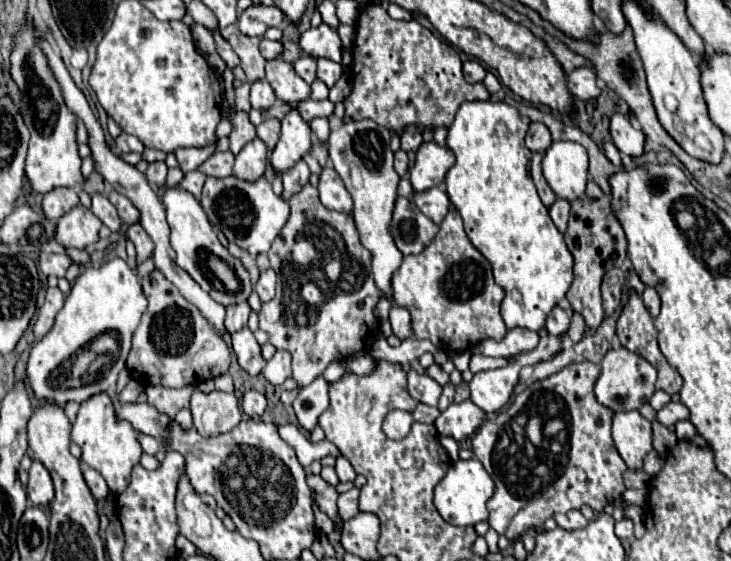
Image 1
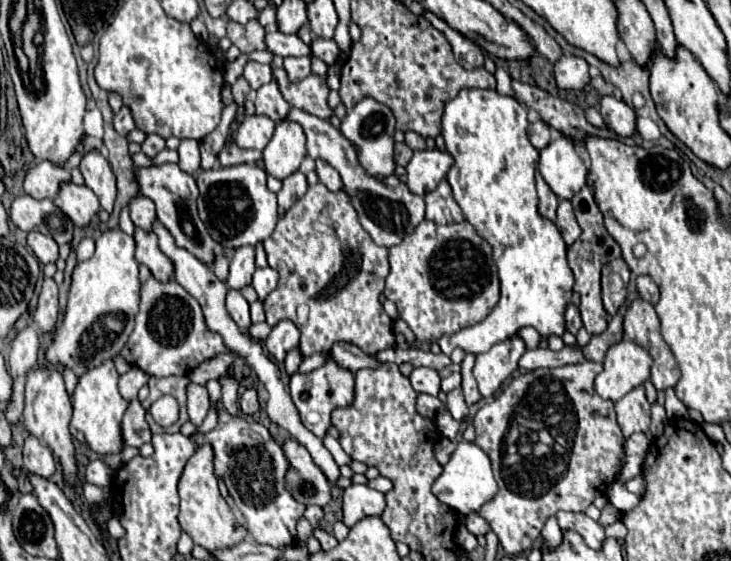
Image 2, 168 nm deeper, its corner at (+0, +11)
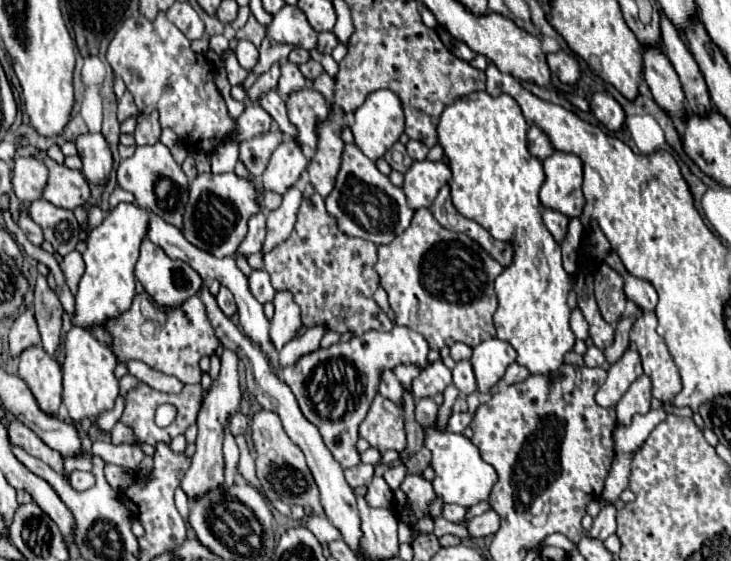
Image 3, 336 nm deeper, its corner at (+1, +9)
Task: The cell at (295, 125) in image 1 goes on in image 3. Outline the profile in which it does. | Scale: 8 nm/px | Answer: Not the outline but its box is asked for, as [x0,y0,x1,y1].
[262,137,308,195]

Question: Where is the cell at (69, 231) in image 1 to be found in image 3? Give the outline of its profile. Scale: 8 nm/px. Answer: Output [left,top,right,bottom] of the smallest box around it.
[36,151,90,211]

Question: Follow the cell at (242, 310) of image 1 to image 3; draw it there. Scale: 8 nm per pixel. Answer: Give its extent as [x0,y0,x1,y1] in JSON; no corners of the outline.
[236,211,266,259]

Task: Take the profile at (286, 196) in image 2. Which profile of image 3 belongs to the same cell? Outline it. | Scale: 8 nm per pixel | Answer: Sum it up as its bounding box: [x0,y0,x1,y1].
[262,187,302,253]

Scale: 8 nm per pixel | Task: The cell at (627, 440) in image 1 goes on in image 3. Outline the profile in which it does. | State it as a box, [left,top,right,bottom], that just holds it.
[616,375,650,427]

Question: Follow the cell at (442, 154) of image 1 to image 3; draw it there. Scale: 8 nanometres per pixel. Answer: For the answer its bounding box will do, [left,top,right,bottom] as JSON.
[404,161,452,211]

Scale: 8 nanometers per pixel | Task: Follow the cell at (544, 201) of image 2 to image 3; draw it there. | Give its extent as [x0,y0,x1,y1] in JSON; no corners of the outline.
[542,211,568,241]

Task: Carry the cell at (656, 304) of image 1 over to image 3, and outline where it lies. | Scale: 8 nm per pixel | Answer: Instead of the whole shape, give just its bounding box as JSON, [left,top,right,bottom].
[614,263,658,311]

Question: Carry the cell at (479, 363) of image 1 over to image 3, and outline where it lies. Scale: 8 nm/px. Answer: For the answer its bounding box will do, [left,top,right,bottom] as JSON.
[452,361,476,395]

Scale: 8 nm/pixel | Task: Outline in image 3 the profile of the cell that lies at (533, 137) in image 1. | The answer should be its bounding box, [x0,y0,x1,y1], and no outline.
[528,125,554,159]

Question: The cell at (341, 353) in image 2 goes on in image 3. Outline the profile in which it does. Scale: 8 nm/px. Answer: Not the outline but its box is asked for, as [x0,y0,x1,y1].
[380,371,402,403]

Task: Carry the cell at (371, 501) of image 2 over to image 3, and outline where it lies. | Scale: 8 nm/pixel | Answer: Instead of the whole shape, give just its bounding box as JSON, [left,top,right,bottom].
[364,477,394,509]

